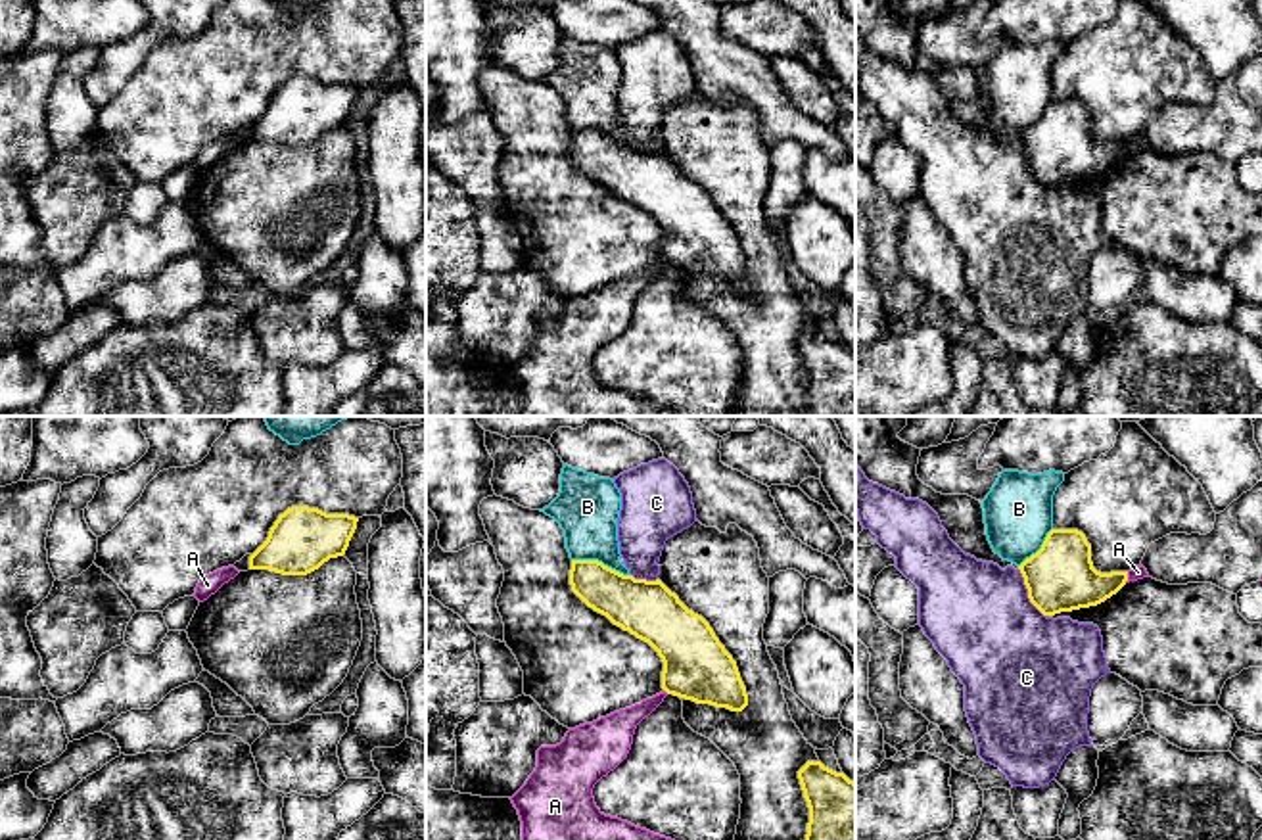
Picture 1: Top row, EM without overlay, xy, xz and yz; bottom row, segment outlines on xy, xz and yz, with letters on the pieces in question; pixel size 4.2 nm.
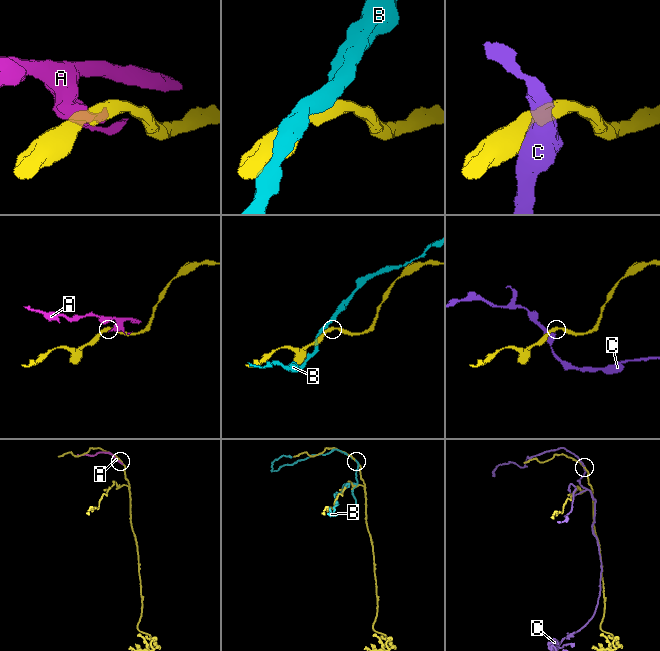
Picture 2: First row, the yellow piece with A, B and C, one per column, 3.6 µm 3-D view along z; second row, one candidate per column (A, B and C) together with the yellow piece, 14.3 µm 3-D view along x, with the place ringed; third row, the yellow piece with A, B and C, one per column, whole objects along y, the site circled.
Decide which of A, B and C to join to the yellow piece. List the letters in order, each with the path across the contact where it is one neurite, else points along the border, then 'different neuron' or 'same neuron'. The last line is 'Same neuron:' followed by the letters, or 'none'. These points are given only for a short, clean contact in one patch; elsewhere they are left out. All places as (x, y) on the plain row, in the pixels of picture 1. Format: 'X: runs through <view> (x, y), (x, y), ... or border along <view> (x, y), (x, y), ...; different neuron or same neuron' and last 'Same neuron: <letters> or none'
A: border along yz (1128, 142), (1124, 152); different neuron
B: different neuron
C: different neuron
Same neuron: none

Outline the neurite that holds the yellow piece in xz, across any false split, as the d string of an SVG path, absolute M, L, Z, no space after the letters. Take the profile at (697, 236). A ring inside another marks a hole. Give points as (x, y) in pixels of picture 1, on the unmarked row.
M572 130L570 155L589 178L658 222L667 265L731 282L748 276L733 226L710 194L660 150L635 150L598 130Z

